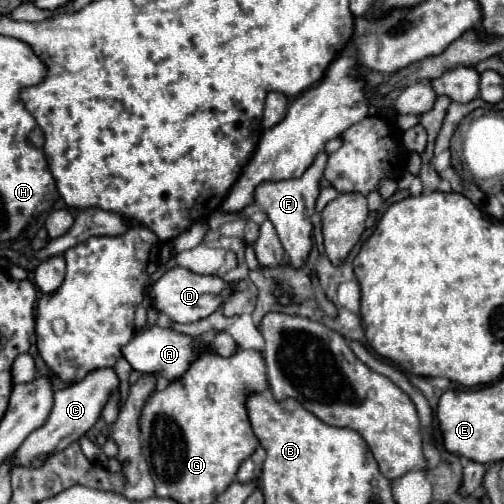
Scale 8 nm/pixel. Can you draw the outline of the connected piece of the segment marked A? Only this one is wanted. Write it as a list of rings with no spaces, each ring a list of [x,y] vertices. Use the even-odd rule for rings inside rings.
[[[152,326],[150,330],[146,330],[142,334],[136,332],[134,338],[130,340],[130,344],[122,348],[122,354],[132,364],[132,368],[138,372],[154,372],[158,378],[164,376],[166,380],[176,380],[186,372],[190,362],[198,356],[198,348],[196,350],[190,348],[192,342],[194,342],[194,338],[190,338],[190,336],[178,334],[178,332],[162,328],[162,326]]]

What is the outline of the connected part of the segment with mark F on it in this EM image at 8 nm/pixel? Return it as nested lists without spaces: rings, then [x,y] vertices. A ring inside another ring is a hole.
[[[320,152],[316,156],[316,160],[312,162],[312,166],[300,178],[278,180],[278,182],[262,182],[254,192],[254,202],[248,204],[244,210],[240,210],[240,212],[218,210],[216,214],[212,214],[212,218],[208,220],[210,230],[220,230],[226,222],[232,222],[232,220],[246,220],[254,212],[266,212],[266,216],[270,218],[270,222],[274,224],[274,228],[280,236],[280,242],[282,242],[282,246],[288,254],[290,264],[296,266],[296,268],[302,266],[304,260],[308,258],[310,248],[312,248],[312,222],[310,222],[310,218],[314,214],[316,200],[318,200],[318,194],[320,194],[320,178],[324,174],[326,160],[328,160],[328,154]]]

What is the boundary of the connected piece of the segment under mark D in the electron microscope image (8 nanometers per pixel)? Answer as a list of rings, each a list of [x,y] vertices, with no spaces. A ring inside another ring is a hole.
[[[176,266],[176,268],[168,270],[148,292],[152,294],[154,306],[158,308],[160,314],[166,314],[172,322],[186,324],[186,322],[204,320],[206,316],[210,316],[212,312],[216,312],[222,306],[224,298],[232,292],[232,288],[220,276],[194,274],[194,272],[186,270],[186,268]]]

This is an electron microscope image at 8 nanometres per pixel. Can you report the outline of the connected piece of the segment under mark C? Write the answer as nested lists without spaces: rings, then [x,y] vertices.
[[[100,368],[100,372],[90,372],[84,380],[66,386],[64,390],[54,392],[54,408],[46,420],[46,424],[34,430],[22,446],[14,452],[14,460],[20,466],[40,466],[50,454],[64,450],[68,444],[76,442],[84,436],[100,418],[104,404],[108,404],[114,390],[120,390],[120,378],[114,368]]]

